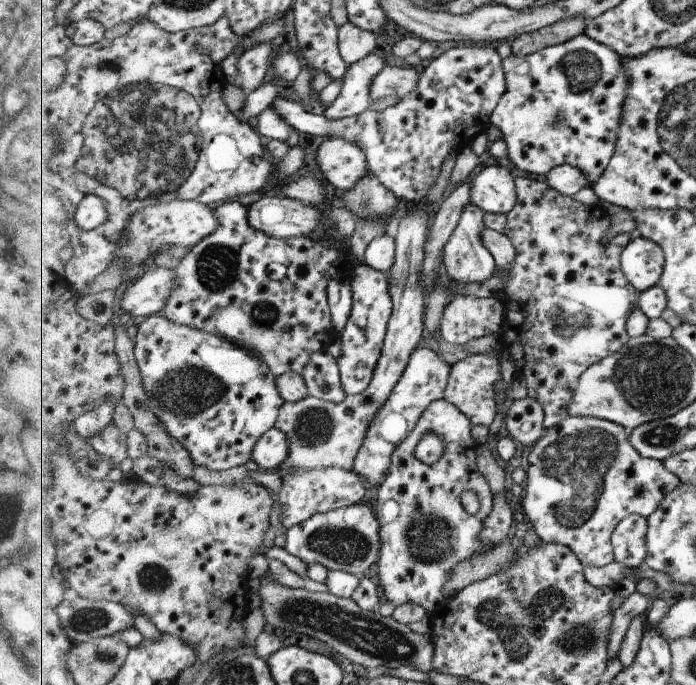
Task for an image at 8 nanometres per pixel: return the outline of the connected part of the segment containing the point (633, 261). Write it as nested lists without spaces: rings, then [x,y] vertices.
[[[635,235],[622,254],[622,269],[629,282],[642,292],[653,288],[662,280],[666,255],[659,243]]]

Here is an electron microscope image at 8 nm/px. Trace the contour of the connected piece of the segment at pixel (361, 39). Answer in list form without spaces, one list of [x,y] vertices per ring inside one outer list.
[[[347,22],[340,27],[338,45],[345,62],[352,65],[376,51],[377,35]]]

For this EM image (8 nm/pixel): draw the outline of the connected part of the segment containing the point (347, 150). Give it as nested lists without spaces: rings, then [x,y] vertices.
[[[331,137],[323,141],[313,159],[328,186],[336,193],[351,190],[363,176],[371,173],[366,151],[347,139]]]

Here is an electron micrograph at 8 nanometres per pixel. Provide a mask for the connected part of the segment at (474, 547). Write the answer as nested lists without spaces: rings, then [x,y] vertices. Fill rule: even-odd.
[[[446,398],[435,401],[418,426],[406,441],[403,441],[392,457],[392,465],[387,473],[386,481],[378,489],[376,498],[376,515],[381,528],[382,547],[378,564],[379,584],[387,600],[396,607],[407,603],[424,606],[429,614],[447,600],[444,586],[448,581],[450,570],[459,561],[470,559],[475,553],[482,553],[493,547],[487,547],[480,539],[482,528],[489,513],[494,509],[494,492],[490,483],[480,472],[478,462],[479,444],[475,440],[471,419],[459,410],[455,403]],[[429,431],[436,432],[446,442],[446,452],[433,466],[424,463],[416,457],[417,445],[423,440],[423,435]],[[472,490],[478,497],[480,507],[475,515],[469,514],[463,508],[461,492]]]

